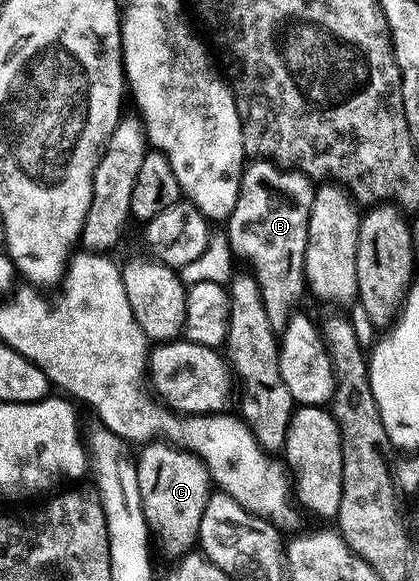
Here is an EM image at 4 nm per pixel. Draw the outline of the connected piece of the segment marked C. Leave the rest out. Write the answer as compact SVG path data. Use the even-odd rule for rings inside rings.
M148 442L135 457L138 470L138 490L144 499L144 517L148 523L149 533L160 539L160 548L168 556L183 558L197 547L202 526L202 514L206 514L206 502L214 491L212 477L208 475L208 467L192 452L175 447L167 442Z

